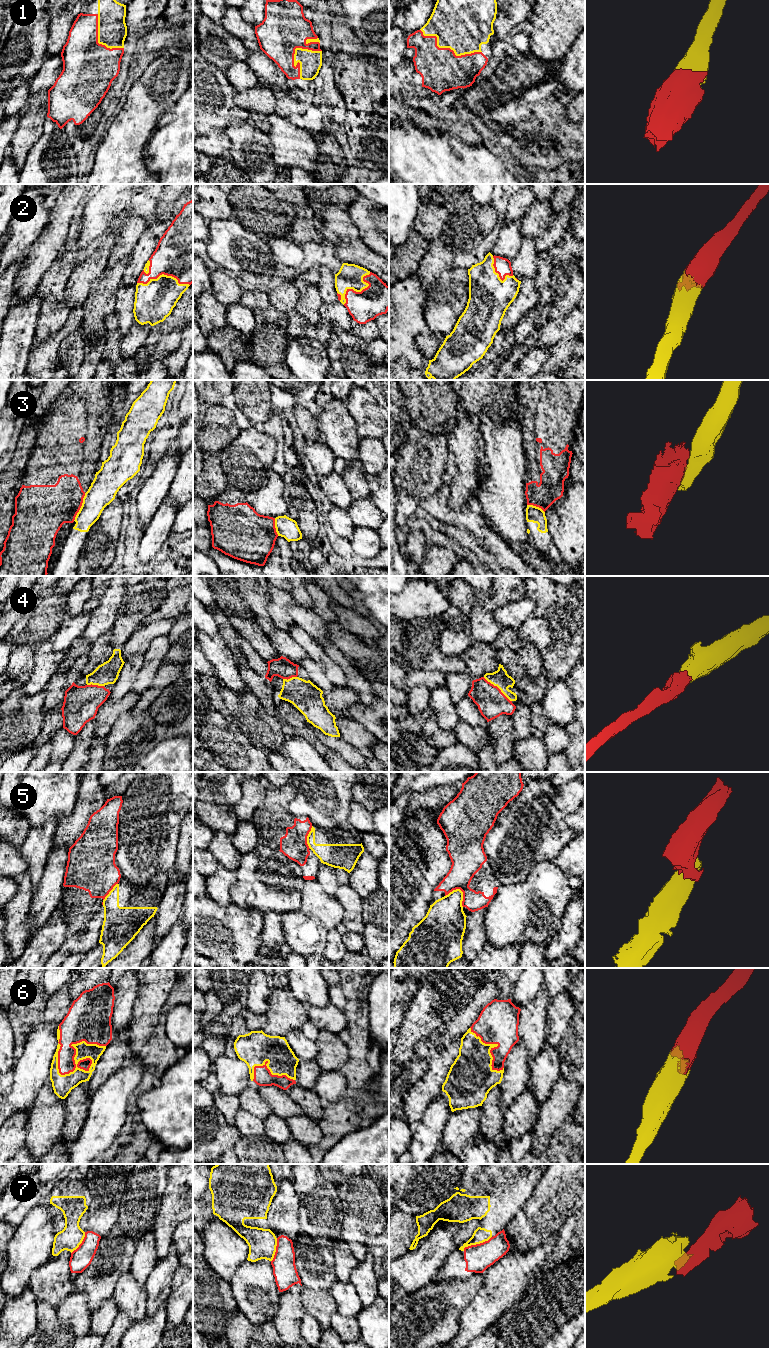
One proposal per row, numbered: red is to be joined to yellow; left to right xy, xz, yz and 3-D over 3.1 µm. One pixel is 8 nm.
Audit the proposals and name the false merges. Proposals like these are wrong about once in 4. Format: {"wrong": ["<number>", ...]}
{"wrong": ["3", "5", "7"]}

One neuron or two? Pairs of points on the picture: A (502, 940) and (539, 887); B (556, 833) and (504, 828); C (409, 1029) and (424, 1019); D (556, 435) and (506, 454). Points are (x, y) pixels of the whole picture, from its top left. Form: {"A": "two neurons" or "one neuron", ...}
{"A": "one neuron", "B": "one neuron", "C": "one neuron", "D": "two neurons"}

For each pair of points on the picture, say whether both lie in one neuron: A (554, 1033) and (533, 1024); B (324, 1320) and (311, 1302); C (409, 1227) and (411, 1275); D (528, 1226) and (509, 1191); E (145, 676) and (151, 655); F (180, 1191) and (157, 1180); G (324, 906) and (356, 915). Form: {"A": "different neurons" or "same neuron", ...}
{"A": "different neurons", "B": "same neuron", "C": "different neurons", "D": "different neurons", "E": "same neuron", "F": "different neurons", "G": "different neurons"}

